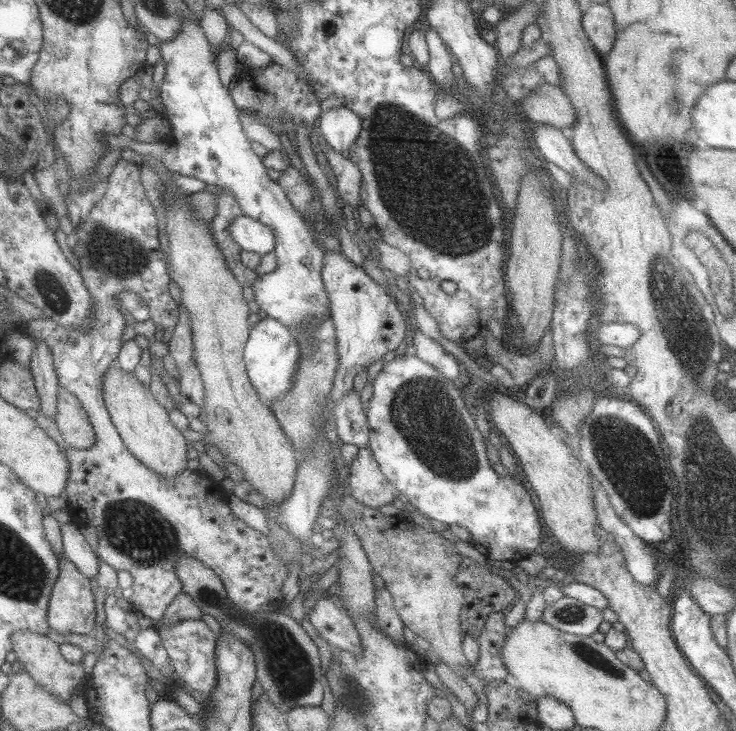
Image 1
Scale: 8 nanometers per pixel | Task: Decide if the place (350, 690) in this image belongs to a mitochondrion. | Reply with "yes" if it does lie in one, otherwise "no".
yes

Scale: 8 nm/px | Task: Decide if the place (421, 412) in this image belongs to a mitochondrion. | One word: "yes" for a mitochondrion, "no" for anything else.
yes

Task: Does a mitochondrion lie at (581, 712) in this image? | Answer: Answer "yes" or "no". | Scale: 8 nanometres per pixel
no

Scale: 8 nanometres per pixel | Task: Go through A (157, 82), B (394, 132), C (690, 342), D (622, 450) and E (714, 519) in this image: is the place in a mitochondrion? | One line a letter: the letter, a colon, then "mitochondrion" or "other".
A: other
B: mitochondrion
C: mitochondrion
D: mitochondrion
E: mitochondrion

